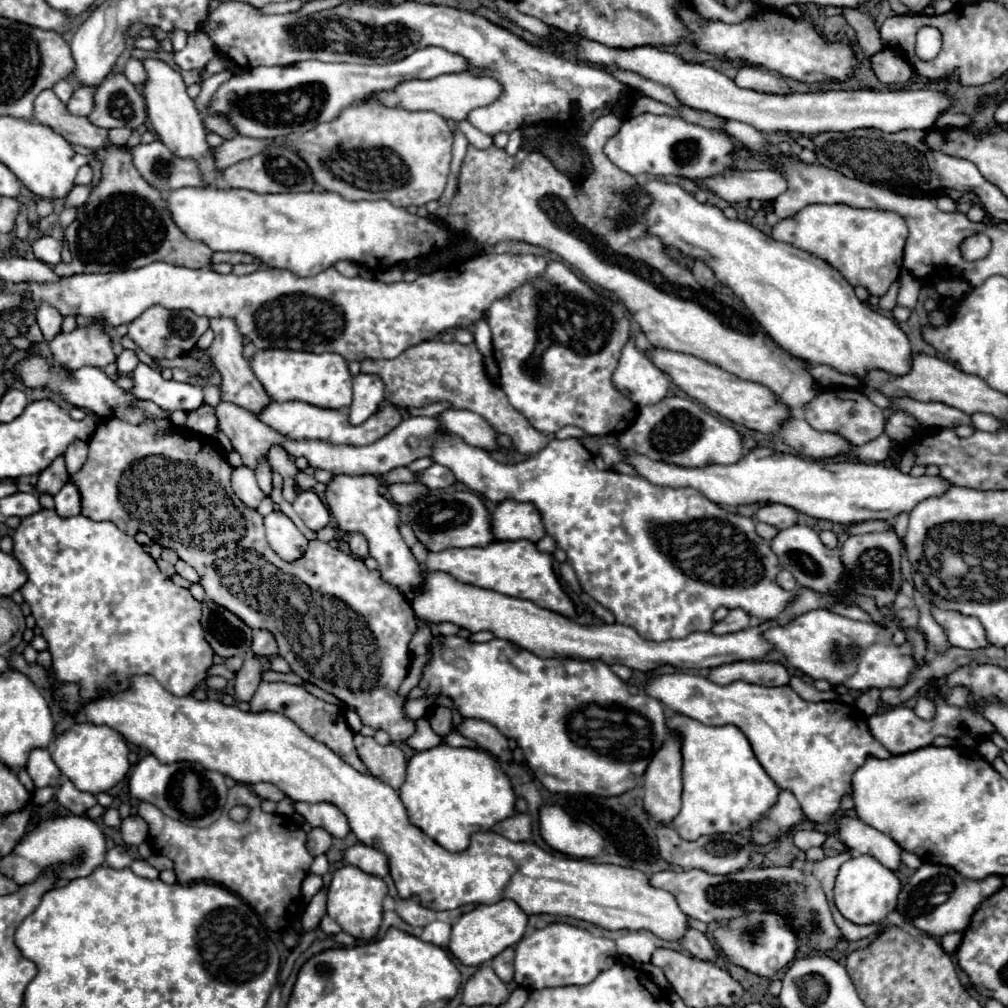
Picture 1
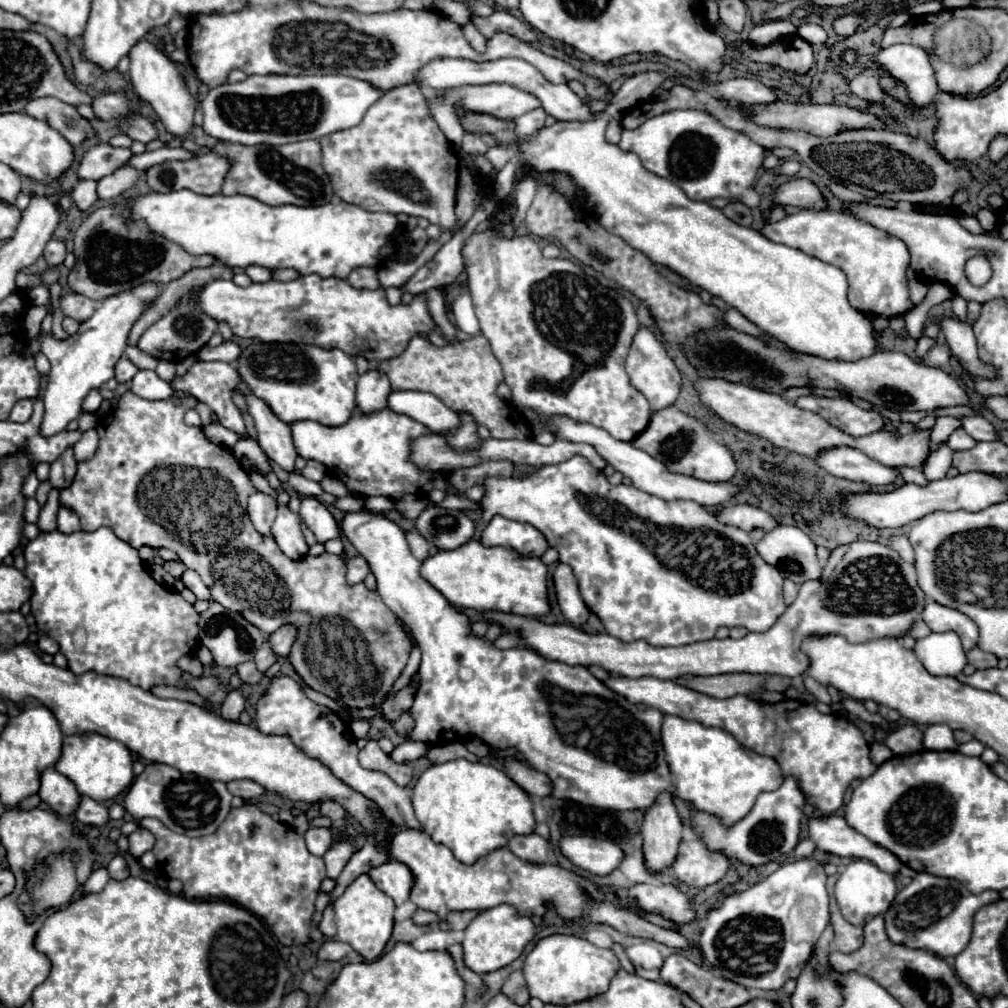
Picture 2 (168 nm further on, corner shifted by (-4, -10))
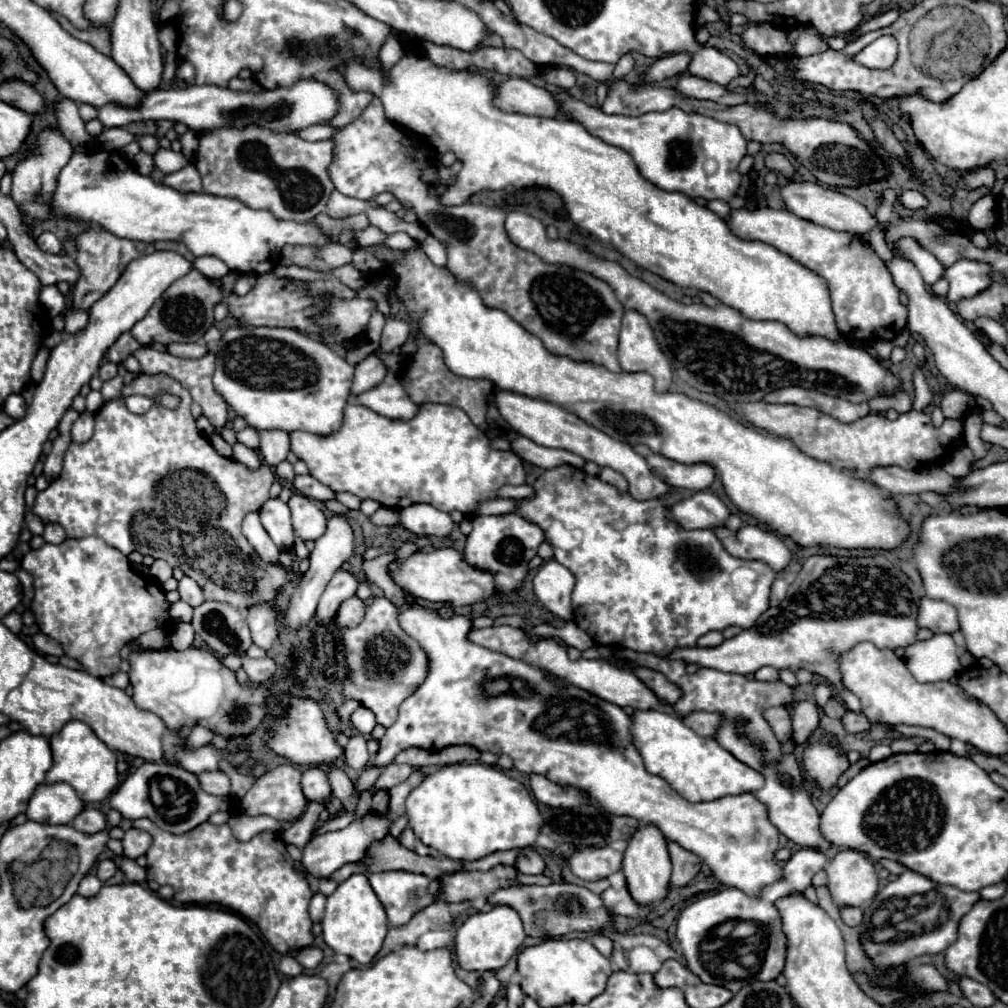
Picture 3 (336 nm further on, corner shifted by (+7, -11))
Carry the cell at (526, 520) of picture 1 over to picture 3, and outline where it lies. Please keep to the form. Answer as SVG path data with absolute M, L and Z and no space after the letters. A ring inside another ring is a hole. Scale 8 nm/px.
M517 513L495 515L495 517L473 517L473 531L467 535L465 559L469 565L479 569L489 569L495 573L495 583L501 593L515 591L523 585L527 577L527 563L537 555L537 547L543 541L543 531L519 517Z

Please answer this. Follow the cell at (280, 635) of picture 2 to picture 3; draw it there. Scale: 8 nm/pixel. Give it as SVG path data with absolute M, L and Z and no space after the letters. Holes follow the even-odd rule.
M331 517L327 521L327 531L323 537L319 537L315 541L315 549L311 551L309 559L311 559L311 567L309 571L301 577L299 585L295 587L295 593L289 601L289 607L285 609L283 615L283 627L289 631L297 631L301 627L305 627L313 617L315 617L315 609L319 605L319 597L325 591L327 583L331 581L333 573L353 555L353 531L349 527L349 523L343 517Z

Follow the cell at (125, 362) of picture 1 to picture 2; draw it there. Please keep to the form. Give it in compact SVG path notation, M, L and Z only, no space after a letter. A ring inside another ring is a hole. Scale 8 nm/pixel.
M122 356L122 358L118 360L118 364L116 364L114 372L116 372L116 376L114 376L114 378L116 378L118 382L130 382L130 380L134 378L134 374L138 372L138 368L136 368L128 358L124 358L124 356Z

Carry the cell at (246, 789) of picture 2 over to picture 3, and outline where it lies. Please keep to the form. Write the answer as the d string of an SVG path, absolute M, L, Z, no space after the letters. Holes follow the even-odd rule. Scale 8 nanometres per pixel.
M223 771L201 773L197 777L201 781L201 787L211 795L229 795L229 791L231 791L231 781Z

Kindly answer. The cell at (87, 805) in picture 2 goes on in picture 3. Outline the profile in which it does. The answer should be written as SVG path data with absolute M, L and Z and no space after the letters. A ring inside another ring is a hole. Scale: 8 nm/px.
M83 809L71 825L83 833L97 833L101 829L107 829L107 821L97 809Z

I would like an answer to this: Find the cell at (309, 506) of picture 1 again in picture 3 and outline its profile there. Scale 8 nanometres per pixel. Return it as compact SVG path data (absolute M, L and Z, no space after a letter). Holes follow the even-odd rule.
M295 493L289 499L289 509L291 509L291 517L293 517L293 529L295 535L301 539L311 539L317 541L325 529L327 529L327 517L323 515L323 511L305 495Z

